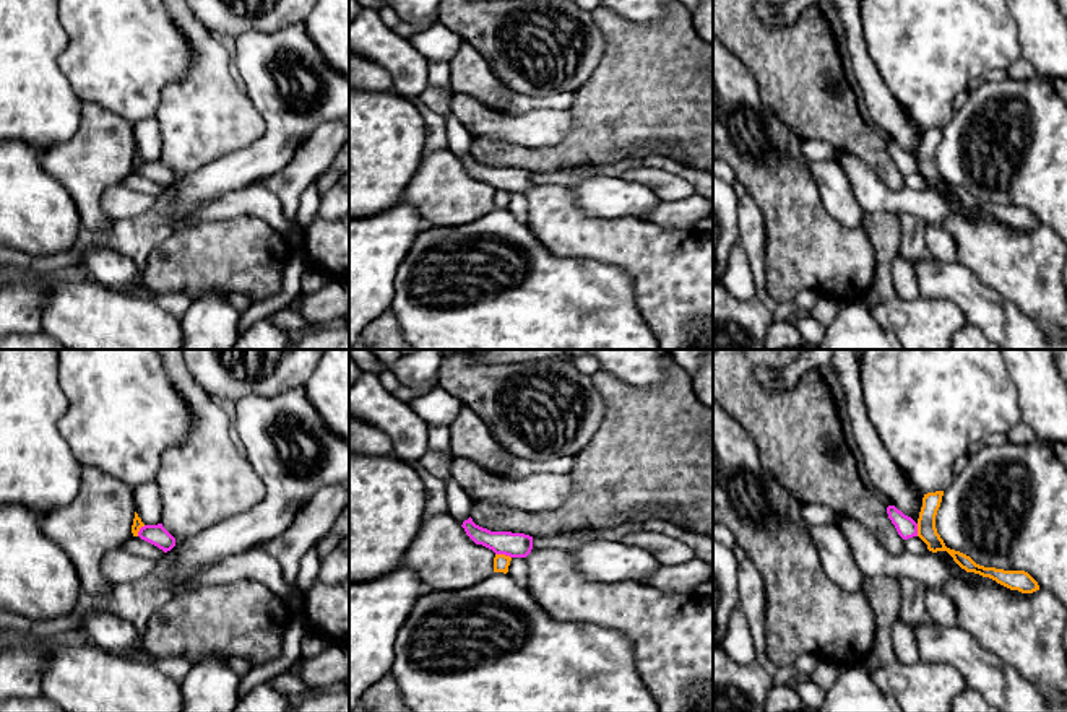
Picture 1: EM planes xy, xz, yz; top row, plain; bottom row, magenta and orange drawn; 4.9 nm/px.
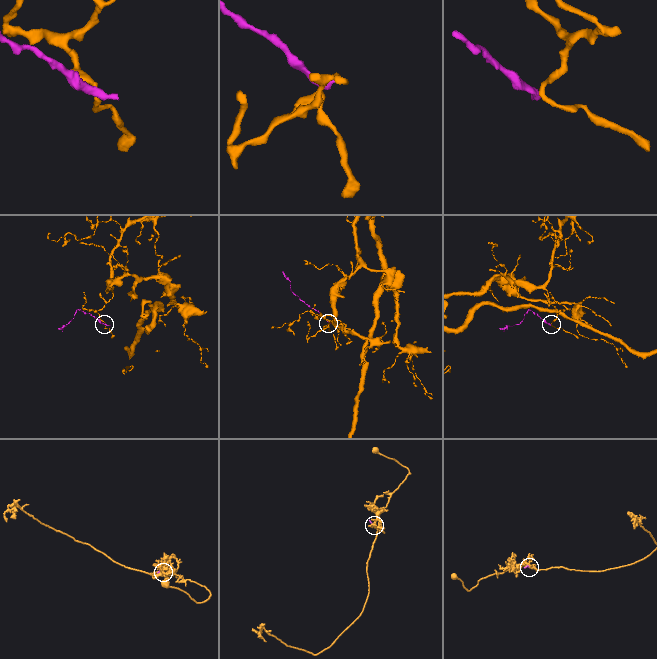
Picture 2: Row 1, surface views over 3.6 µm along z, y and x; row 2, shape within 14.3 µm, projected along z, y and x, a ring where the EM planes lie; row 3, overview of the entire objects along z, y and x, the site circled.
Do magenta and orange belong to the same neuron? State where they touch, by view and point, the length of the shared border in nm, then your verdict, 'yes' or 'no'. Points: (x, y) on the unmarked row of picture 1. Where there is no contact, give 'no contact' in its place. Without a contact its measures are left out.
contact xz (504, 189); length 80 nm; no

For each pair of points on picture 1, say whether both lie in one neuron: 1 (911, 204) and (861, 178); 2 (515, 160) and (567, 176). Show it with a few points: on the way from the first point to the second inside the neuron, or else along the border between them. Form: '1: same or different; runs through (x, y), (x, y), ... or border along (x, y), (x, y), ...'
1: same; runs through (898, 202), (882, 199), (874, 191)
2: different; border along (590, 166), (533, 173)

